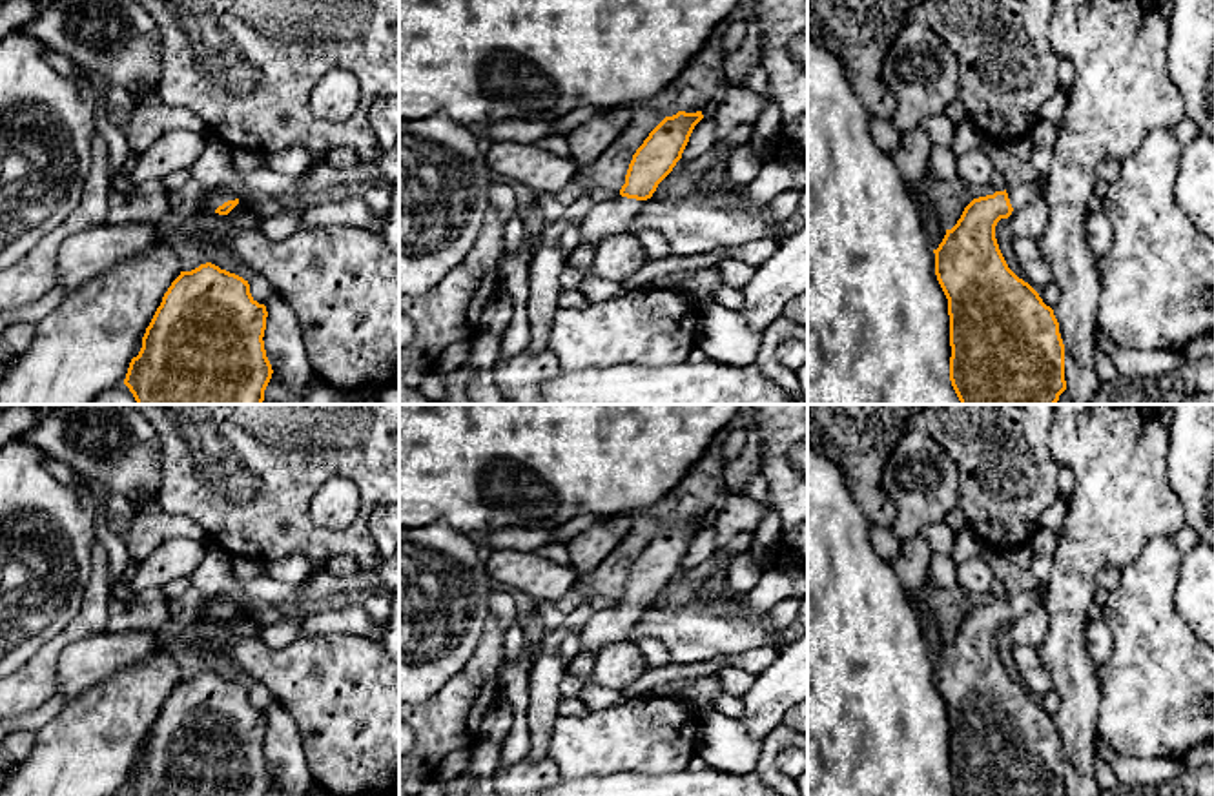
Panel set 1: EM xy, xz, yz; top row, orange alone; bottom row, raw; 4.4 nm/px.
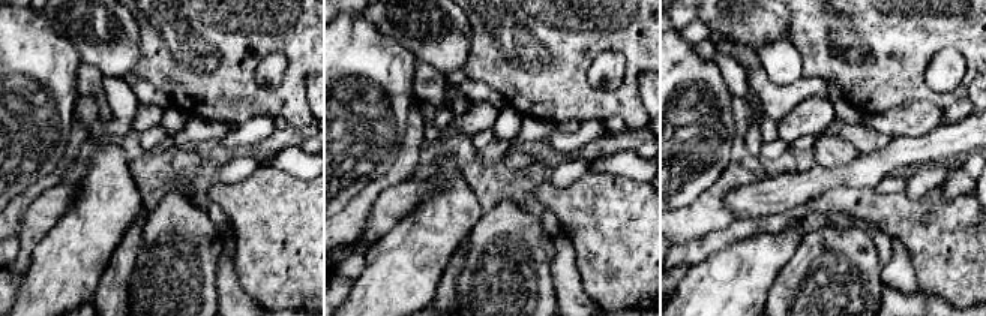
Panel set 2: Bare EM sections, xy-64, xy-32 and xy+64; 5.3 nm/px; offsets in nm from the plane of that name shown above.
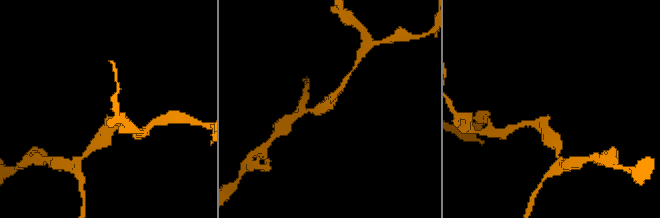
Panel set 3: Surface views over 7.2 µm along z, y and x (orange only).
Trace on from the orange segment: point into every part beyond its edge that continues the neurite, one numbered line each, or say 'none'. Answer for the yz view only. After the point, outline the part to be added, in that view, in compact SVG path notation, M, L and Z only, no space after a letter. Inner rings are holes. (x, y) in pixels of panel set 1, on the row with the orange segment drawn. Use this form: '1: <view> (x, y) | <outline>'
1: yz (1019, 195) | M1034 184L1013 186L1013 188L1008 188L1006 193L1015 211L1037 199L1044 199L1044 184L1043 186L1034 186Z

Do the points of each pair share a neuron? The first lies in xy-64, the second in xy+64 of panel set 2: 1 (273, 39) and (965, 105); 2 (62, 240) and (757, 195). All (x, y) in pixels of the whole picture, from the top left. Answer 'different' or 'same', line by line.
1: different
2: different

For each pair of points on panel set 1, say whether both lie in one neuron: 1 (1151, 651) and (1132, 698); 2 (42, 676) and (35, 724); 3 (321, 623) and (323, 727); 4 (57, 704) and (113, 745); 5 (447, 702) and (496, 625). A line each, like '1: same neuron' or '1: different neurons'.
1: same neuron
2: different neurons
3: different neurons
4: different neurons
5: same neuron

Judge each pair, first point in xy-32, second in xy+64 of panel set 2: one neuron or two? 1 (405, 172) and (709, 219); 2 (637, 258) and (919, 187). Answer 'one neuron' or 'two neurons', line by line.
1: one neuron
2: two neurons

